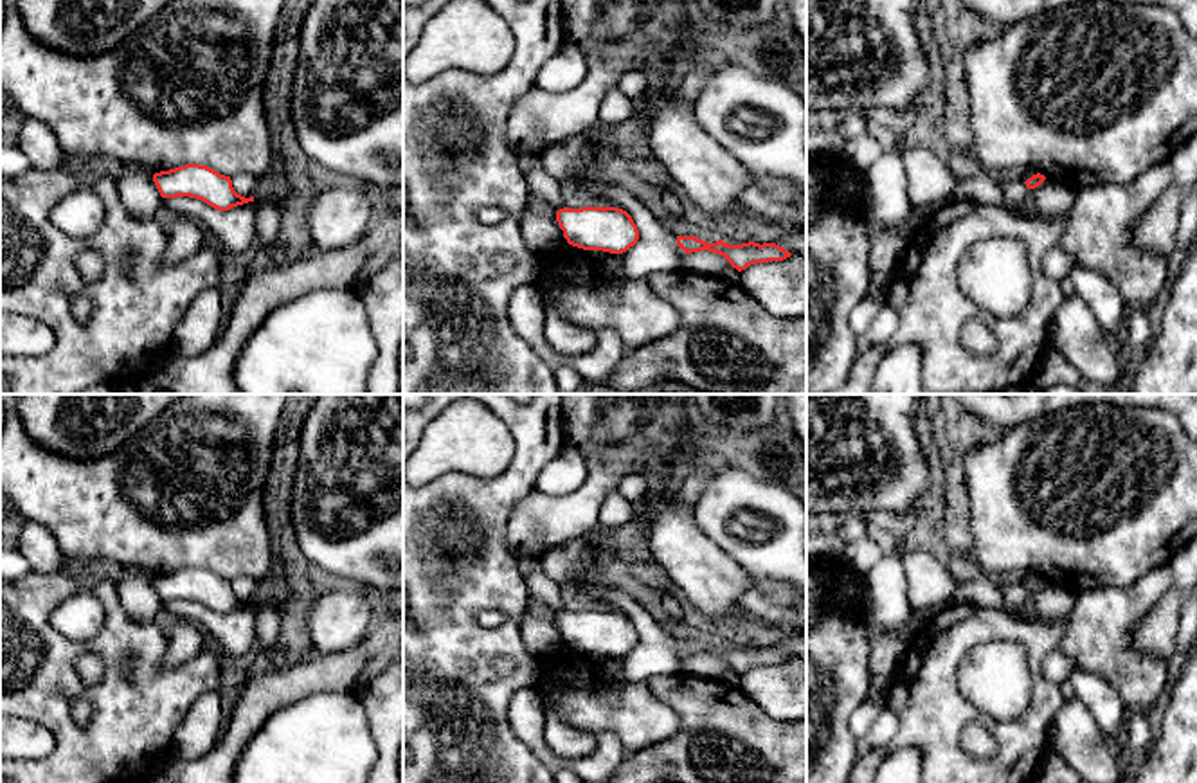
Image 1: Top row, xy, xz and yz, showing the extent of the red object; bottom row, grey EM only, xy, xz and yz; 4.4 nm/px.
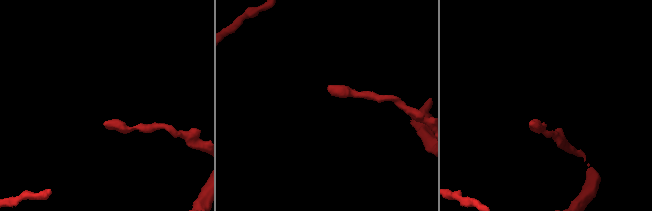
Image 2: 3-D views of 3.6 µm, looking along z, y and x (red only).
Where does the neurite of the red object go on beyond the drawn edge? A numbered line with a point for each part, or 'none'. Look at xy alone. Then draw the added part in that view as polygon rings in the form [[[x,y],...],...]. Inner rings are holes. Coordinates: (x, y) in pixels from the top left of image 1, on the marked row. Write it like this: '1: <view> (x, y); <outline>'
none

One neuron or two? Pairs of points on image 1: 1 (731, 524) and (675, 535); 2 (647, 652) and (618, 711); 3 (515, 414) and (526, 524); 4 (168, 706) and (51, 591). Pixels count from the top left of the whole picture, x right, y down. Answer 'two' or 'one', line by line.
1: two
2: two
3: two
4: one

